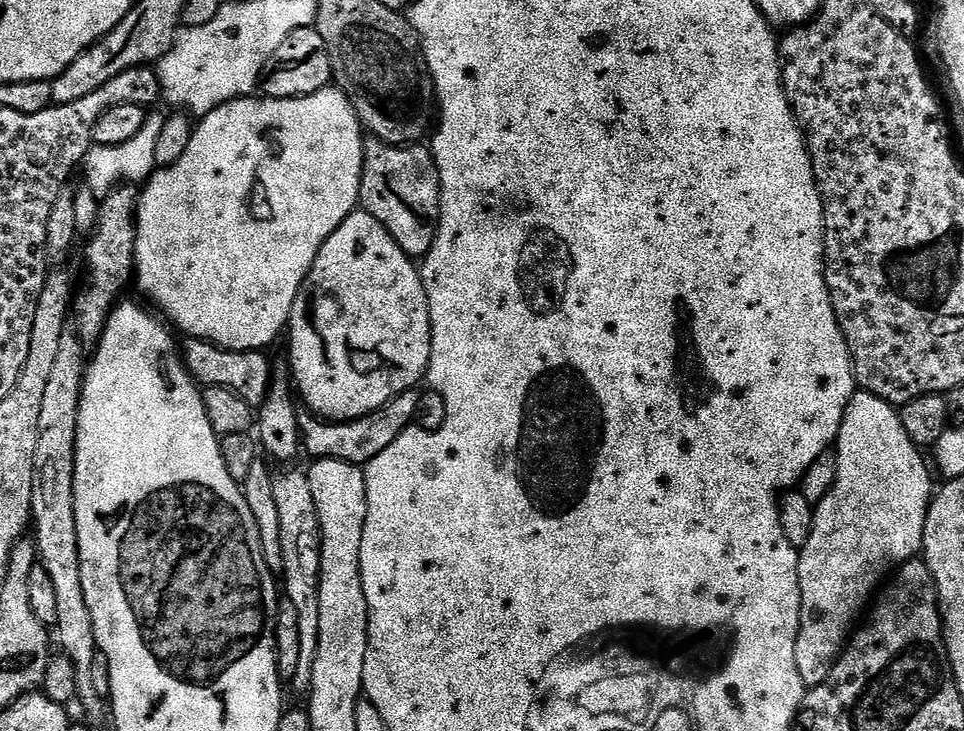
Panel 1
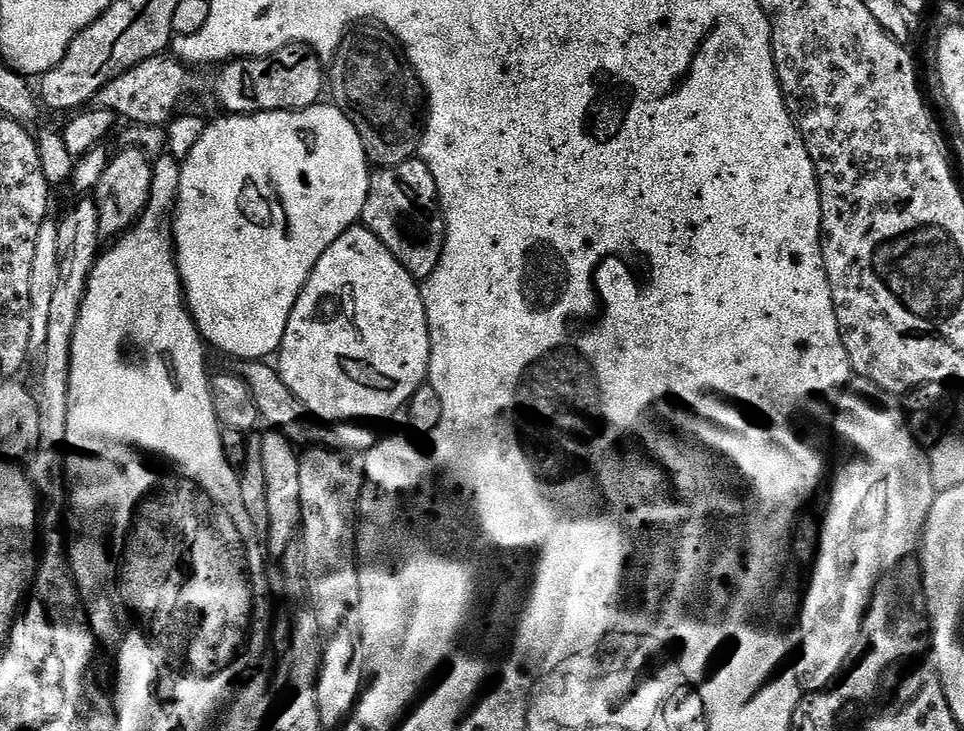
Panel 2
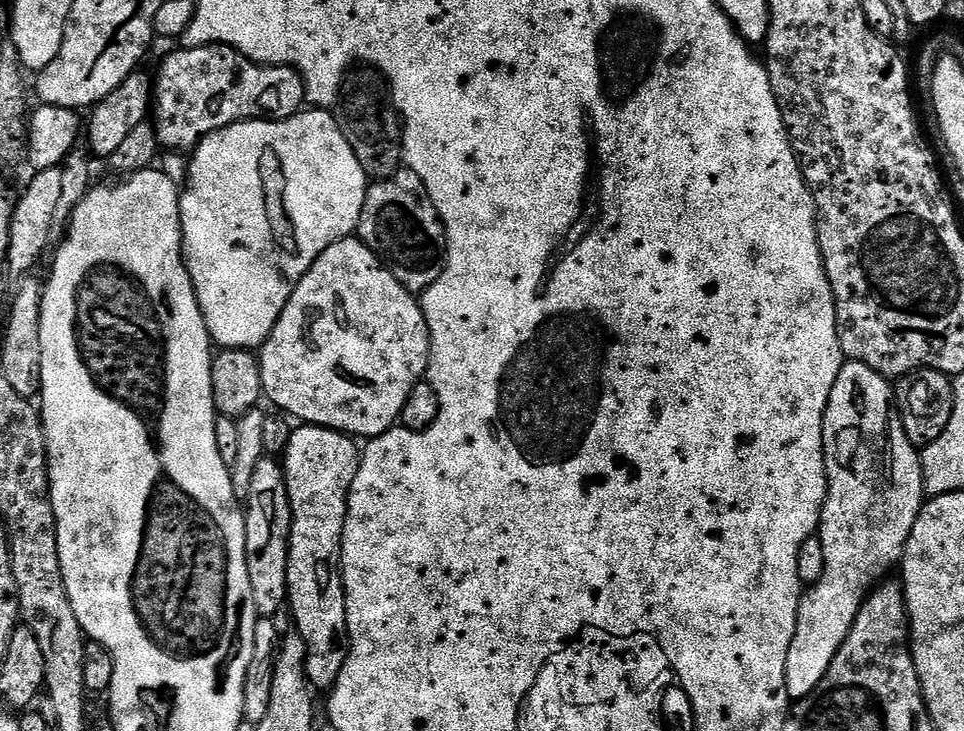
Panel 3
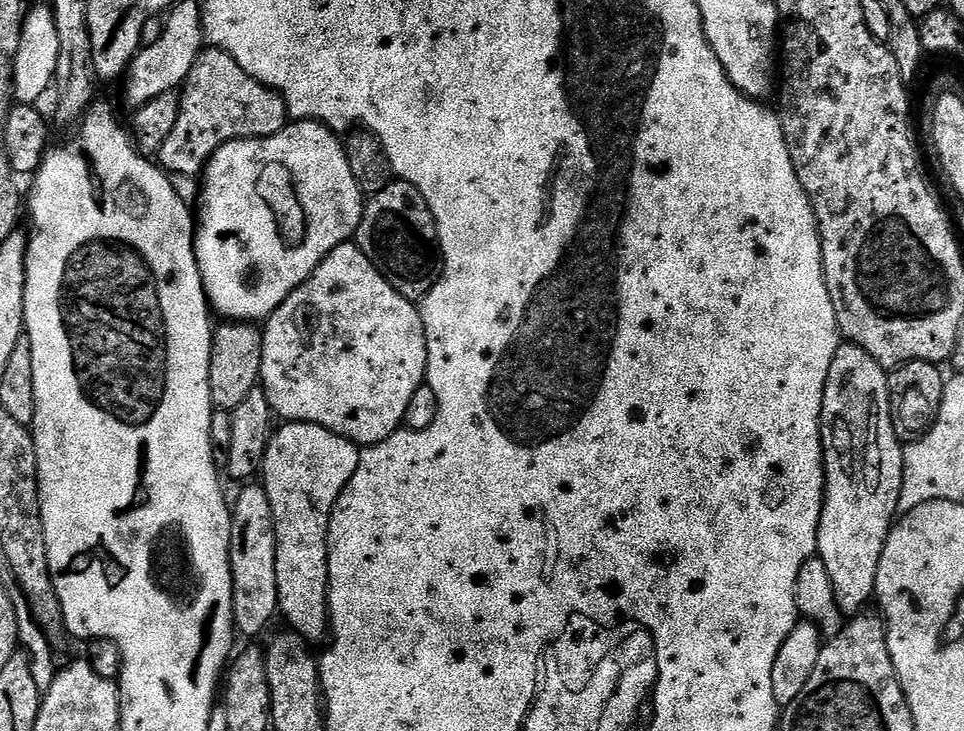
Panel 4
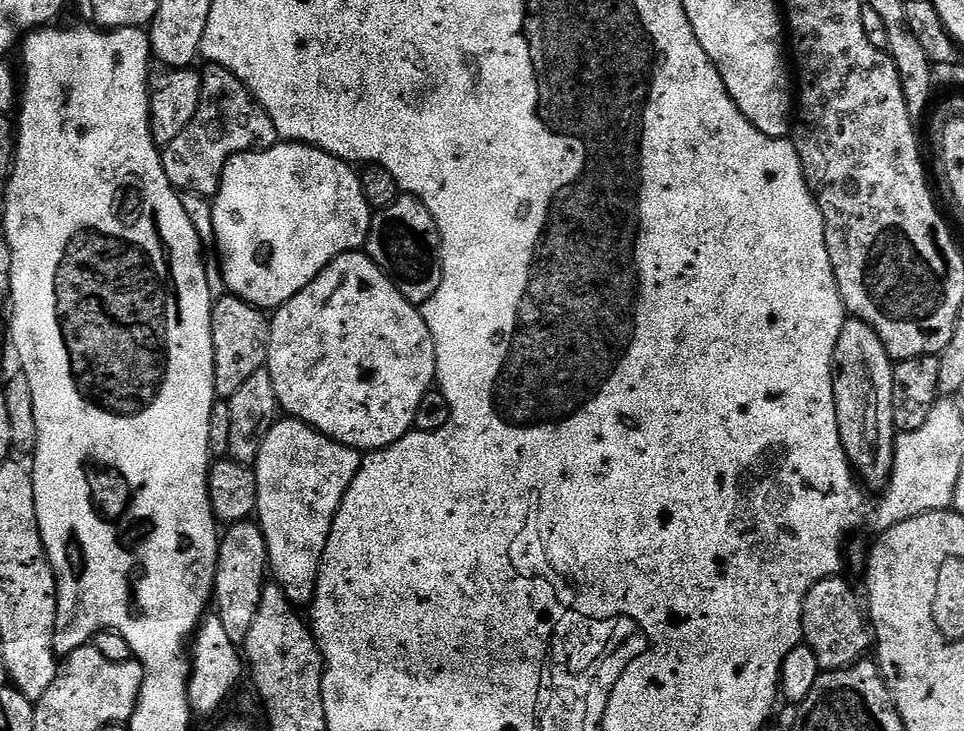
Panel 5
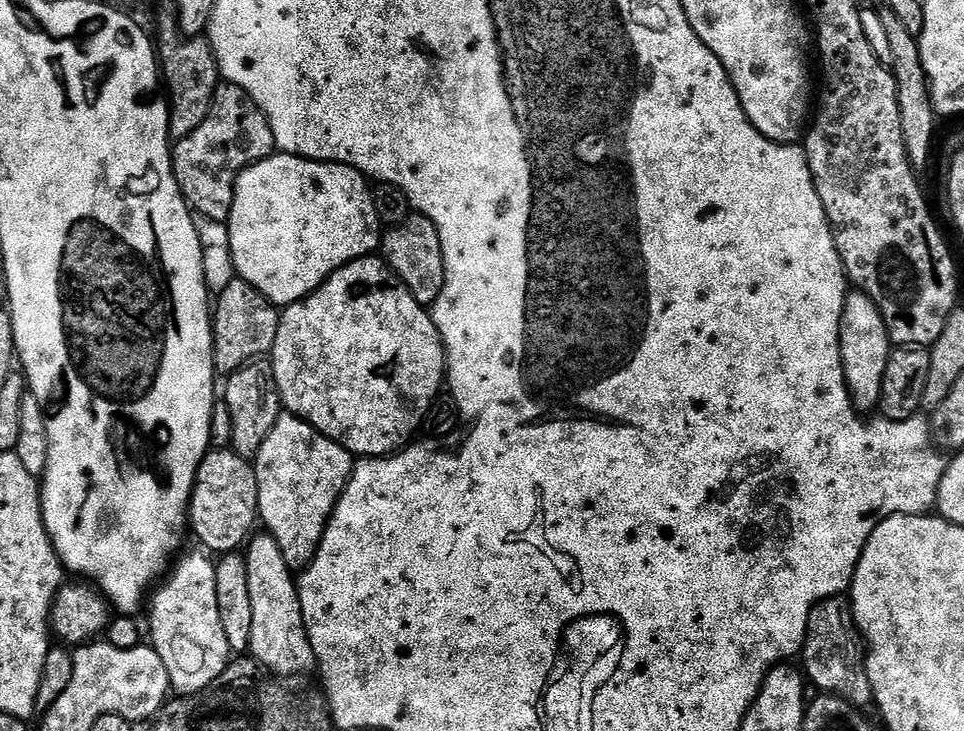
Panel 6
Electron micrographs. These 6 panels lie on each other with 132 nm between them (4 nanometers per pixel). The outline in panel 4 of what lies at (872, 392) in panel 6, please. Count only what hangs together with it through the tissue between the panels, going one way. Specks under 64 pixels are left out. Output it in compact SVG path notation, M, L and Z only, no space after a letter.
M855 342L841 343L840 349L836 351L836 357L832 360L828 381L824 387L824 410L822 413L822 436L824 441L824 509L820 515L820 529L818 530L818 558L826 566L830 574L830 582L836 590L837 597L856 596L860 604L864 604L869 599L873 599L876 590L876 579L878 578L878 566L882 558L882 550L888 541L888 535L891 534L894 527L894 521L898 516L900 508L900 491L904 488L904 454L905 449L900 448L900 440L896 437L898 433L897 425L894 423L894 401L892 399L892 390L890 387L890 376L886 371L885 365L878 363L875 358L861 348Z

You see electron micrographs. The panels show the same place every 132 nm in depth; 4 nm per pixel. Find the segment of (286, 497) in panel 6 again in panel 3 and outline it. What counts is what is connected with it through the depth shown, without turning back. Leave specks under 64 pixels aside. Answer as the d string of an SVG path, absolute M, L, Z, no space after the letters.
M296 426L288 436L282 463L292 507L288 551L288 603L294 631L308 647L306 674L313 689L330 690L348 657L344 576L340 573L342 530L350 486L360 465L361 449L353 437L332 428Z

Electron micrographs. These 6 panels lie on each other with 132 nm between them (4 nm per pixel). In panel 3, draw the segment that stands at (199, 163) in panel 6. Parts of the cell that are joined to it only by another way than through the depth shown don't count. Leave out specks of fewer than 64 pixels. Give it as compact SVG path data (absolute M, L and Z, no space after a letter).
M228 44L177 48L154 76L154 127L161 149L188 154L211 132L241 120L284 120L305 107L304 79L294 68L258 64Z

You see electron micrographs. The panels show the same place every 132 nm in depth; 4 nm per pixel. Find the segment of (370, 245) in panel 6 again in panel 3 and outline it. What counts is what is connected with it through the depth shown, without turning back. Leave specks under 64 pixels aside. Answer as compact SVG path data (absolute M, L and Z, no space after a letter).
M301 110L295 116L287 116L284 120L271 118L257 118L255 120L241 120L238 124L231 124L217 132L211 132L200 141L200 145L191 153L192 165L188 168L188 189L183 189L180 198L180 225L184 231L184 258L188 266L188 273L196 286L196 297L208 327L208 335L221 349L246 348L259 349L274 330L290 294L296 289L296 283L314 266L314 262L334 242L347 240L359 229L360 215L364 199L370 187L368 175L356 157L356 151L344 137L340 129L340 121L328 110Z

